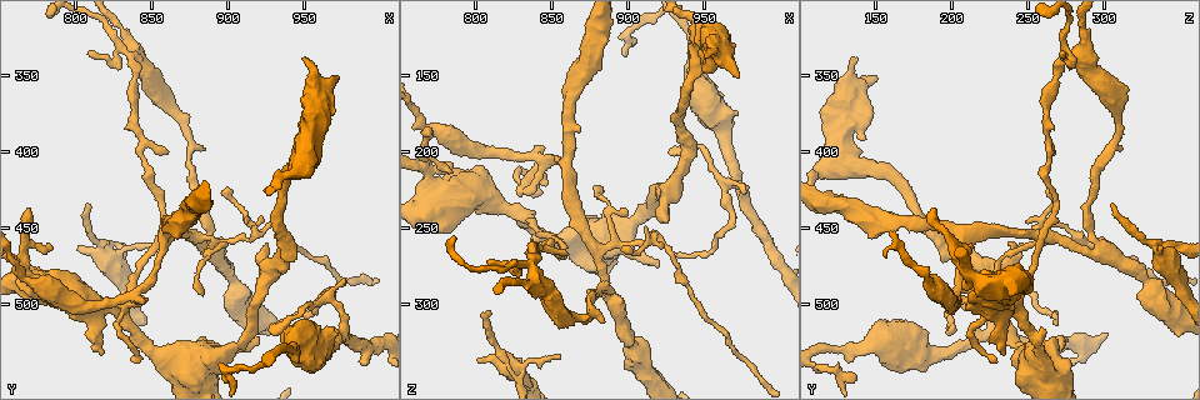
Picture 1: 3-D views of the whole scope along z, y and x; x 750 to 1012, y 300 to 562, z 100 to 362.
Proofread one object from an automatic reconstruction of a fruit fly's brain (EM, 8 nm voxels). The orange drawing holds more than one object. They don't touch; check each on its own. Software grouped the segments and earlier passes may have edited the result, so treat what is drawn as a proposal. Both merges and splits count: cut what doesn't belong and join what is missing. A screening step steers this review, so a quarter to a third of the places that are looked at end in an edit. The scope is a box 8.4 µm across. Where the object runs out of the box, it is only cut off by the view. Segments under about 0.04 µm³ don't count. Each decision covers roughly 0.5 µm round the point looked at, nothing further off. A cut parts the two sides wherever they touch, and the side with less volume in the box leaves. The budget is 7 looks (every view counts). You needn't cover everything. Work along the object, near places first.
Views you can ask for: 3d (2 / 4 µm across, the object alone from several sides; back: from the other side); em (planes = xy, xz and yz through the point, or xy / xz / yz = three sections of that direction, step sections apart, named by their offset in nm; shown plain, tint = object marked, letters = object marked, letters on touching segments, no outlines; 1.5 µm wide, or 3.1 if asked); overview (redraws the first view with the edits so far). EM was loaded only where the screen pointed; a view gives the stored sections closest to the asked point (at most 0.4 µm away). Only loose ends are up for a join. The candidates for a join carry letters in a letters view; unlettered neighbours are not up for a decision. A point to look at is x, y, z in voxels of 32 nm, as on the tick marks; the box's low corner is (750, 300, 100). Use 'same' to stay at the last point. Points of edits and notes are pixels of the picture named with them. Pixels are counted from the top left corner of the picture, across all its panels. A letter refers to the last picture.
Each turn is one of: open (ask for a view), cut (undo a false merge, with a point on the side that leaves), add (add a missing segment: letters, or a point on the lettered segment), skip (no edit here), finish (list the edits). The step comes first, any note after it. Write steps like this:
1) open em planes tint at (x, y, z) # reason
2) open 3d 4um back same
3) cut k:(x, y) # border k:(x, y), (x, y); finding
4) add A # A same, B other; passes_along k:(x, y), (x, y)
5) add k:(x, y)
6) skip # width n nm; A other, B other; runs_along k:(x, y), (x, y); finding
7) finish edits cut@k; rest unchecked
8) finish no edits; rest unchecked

open 3d 4um at (976, 484, 226) # free end

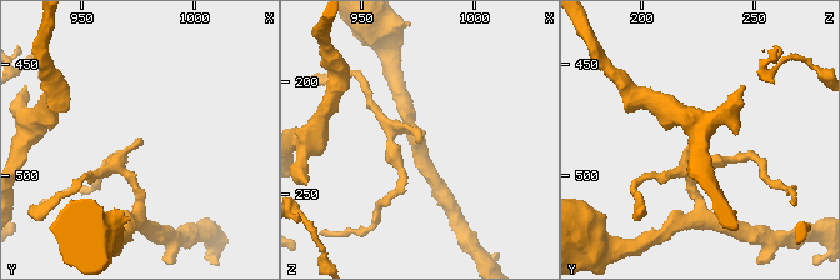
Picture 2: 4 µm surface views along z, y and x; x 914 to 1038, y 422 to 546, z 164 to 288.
open em planes letters at (978, 485, 227) # now the EM

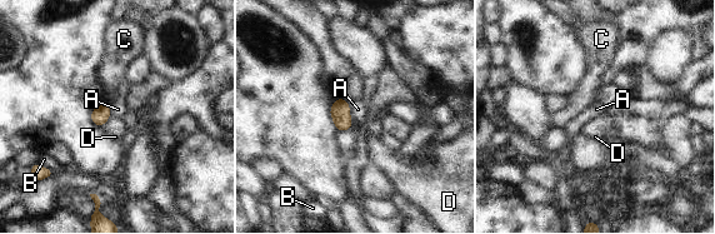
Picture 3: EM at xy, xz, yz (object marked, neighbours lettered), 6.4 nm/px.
skip # A other, B other, C other, D other; border 3:(110, 115), (101, 127); none of them fits

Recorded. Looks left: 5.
open em xy step 4 tint at (838, 342, 270) # thick turns thin

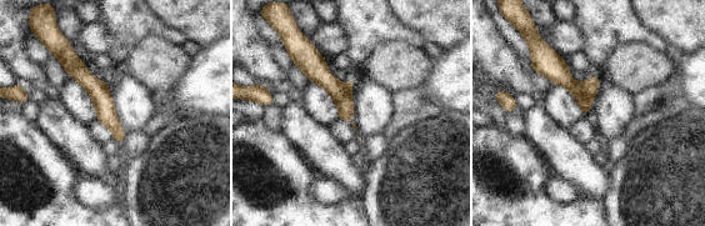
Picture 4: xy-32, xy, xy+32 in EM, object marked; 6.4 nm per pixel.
open em planes tint same # cut it another way

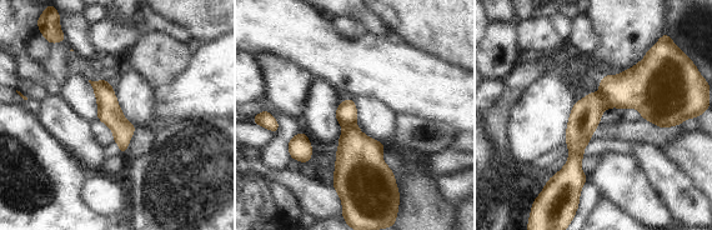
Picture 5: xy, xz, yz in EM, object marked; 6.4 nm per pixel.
open em planes letters same # what lies round it

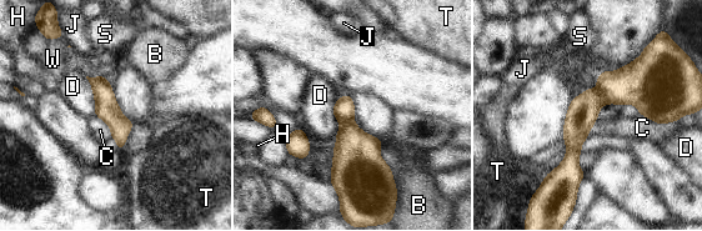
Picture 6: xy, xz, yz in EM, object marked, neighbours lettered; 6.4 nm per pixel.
cut 6:(637, 84) # width 140 nm; B other, C other, D other, H other, J other, S other, T other, W other; border 6:(597, 89), (605, 103); a second neuron is stuck on

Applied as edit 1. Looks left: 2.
open em yz step 4 letters at (798, 466, 336) # an open end

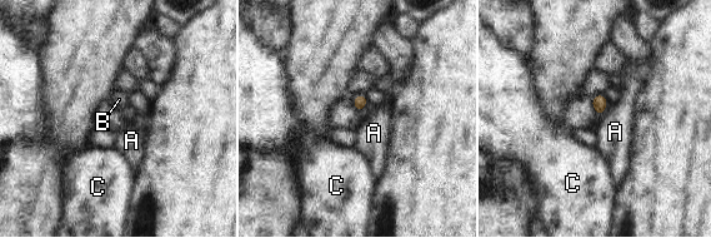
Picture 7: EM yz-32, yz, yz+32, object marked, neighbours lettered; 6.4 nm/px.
open em xy step 8 letters same

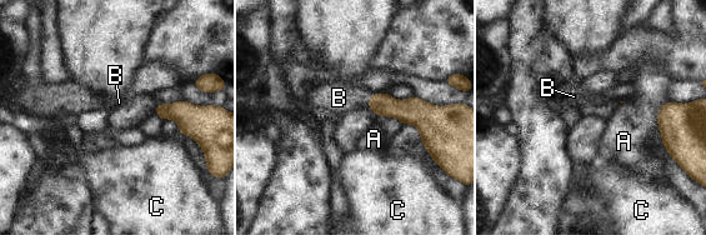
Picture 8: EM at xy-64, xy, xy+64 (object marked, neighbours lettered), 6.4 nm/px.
add B # width 100 nm; A other, B same, C other; passes_along 8:(407, 110), (370, 100), (339, 98); it goes on there

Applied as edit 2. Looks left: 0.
finish edits cut@6, add@8; rest unchecked

